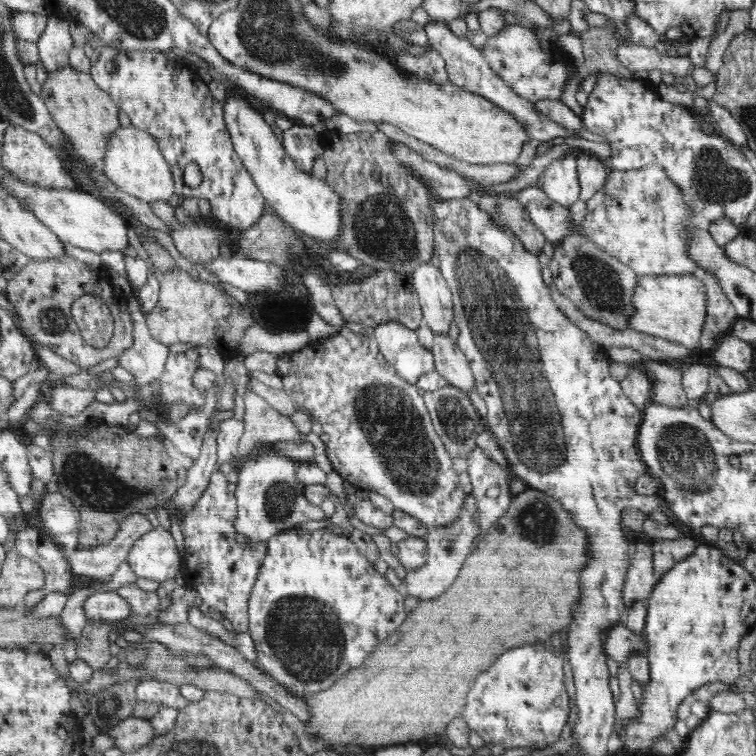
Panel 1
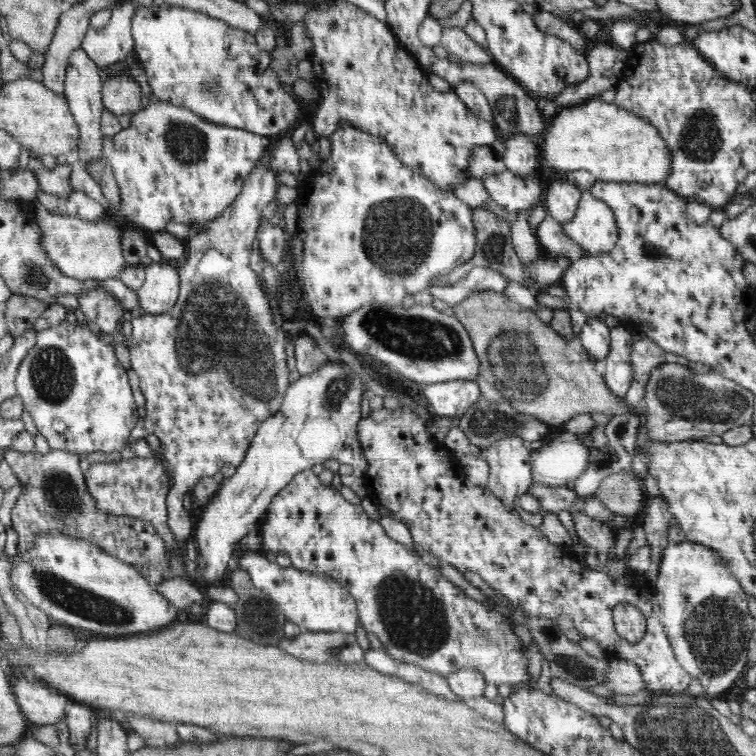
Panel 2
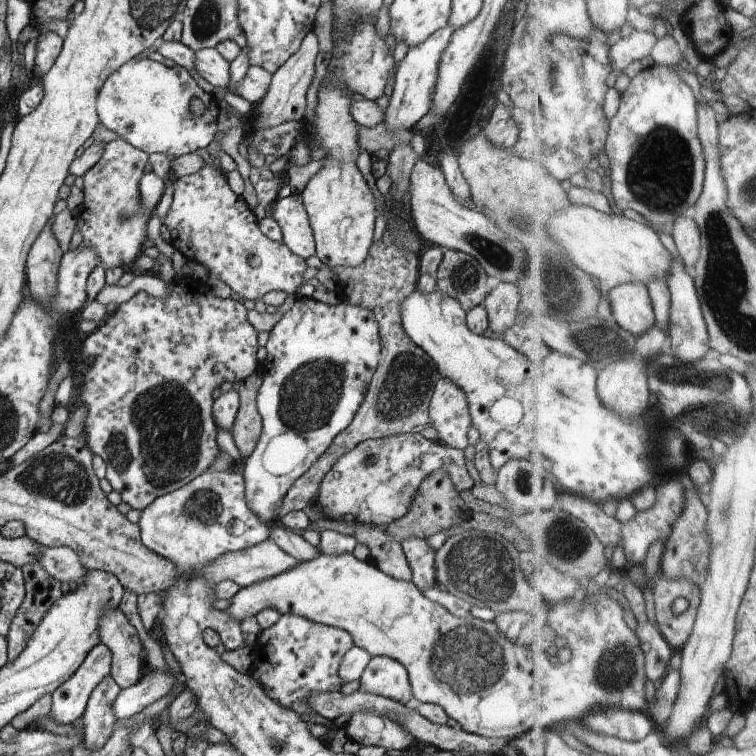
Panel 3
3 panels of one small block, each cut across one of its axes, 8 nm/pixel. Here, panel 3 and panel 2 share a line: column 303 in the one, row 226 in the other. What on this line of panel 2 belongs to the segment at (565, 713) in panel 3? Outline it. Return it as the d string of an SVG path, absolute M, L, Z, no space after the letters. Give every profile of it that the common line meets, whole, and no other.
M583 189L574 216L562 225L565 235L591 257L608 254L619 232L612 209Z

